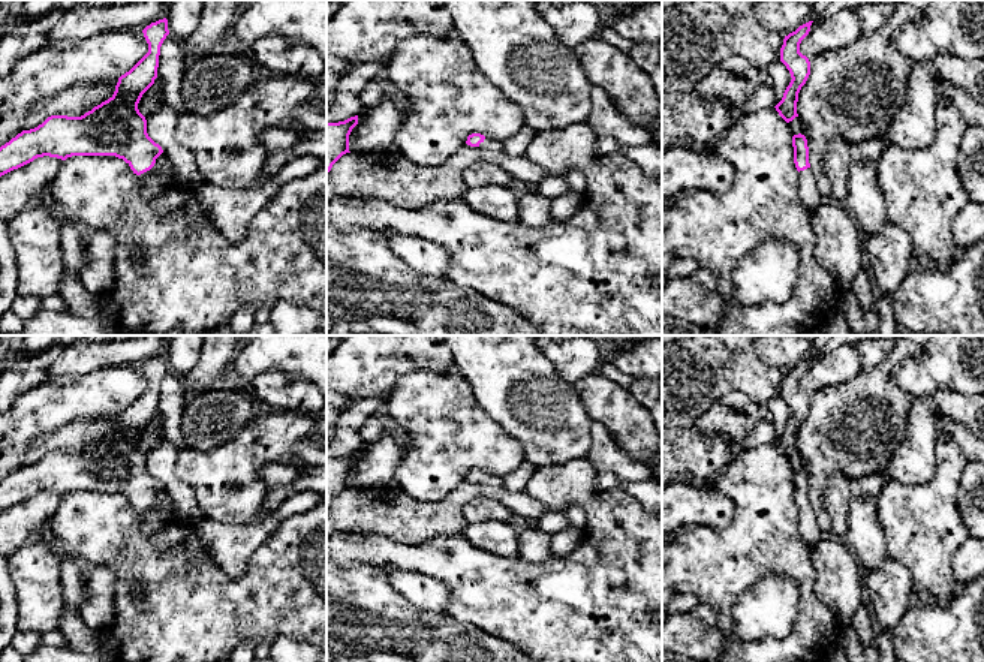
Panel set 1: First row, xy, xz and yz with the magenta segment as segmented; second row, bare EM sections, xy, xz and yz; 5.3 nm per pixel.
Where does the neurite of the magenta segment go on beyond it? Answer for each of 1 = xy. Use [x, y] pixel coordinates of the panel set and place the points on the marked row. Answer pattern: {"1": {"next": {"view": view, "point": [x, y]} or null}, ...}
{"1": {"next": {"view": "xy", "point": [152, 184]}}}

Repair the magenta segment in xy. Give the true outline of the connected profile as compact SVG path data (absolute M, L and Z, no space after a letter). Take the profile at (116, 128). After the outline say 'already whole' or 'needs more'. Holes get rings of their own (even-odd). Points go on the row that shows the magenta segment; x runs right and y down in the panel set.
M168 19L151 22L142 33L148 52L118 78L114 94L81 117L51 115L37 127L18 133L0 147L0 177L43 156L61 160L72 156L115 156L123 159L142 181L144 198L150 199L162 192L165 181L154 174L154 168L163 150L148 136L147 120L139 112L138 103L157 78L160 46L169 34Z | needs more

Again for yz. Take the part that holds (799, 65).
M809 21L785 36L780 48L780 61L786 66L792 79L786 87L782 100L774 108L786 123L798 117L798 93L810 75L810 61L800 52L800 43L809 34L812 22L813 21Z | already whole

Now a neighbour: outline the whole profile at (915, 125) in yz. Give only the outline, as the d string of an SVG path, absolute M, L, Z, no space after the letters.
M912 60L908 102L888 129L890 142L905 150L920 150L929 148L936 141L936 88L941 79L932 61Z

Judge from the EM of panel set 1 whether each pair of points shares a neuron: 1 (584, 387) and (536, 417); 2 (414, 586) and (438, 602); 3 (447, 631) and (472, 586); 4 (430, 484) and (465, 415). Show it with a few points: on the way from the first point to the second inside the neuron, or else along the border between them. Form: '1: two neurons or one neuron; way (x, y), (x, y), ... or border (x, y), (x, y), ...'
1: two neurons; border (574, 385), (590, 421)
2: one neuron; way (420, 590), (432, 596)
3: two neurons; border (447, 613), (460, 622), (478, 626), (487, 632)
4: one neuron; way (430, 468), (436, 462), (436, 451), (454, 432)

